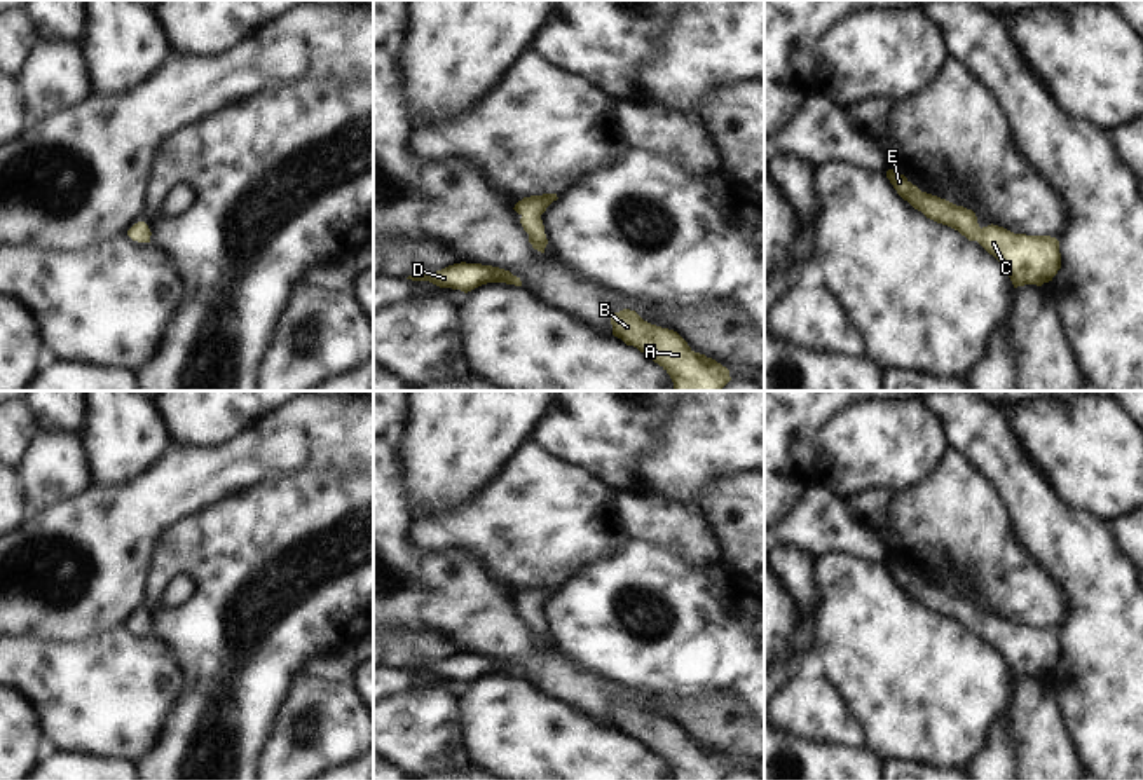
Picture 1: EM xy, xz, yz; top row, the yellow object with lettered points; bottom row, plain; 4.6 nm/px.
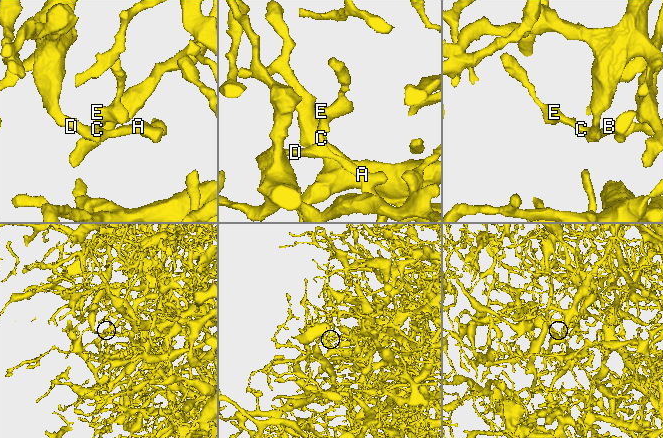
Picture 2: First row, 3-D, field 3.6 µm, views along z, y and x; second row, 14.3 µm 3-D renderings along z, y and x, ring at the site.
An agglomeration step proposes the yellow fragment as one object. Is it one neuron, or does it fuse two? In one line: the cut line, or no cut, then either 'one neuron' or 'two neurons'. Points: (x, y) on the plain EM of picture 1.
no cut; one neuron

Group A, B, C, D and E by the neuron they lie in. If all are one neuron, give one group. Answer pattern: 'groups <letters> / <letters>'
groups A B C D E

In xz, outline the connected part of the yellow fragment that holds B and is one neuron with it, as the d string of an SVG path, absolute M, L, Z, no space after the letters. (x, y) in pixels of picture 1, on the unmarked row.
M635 701L611 705L613 726L637 738L672 770L674 780L722 780L729 761L705 745L695 743L674 721L644 712Z

